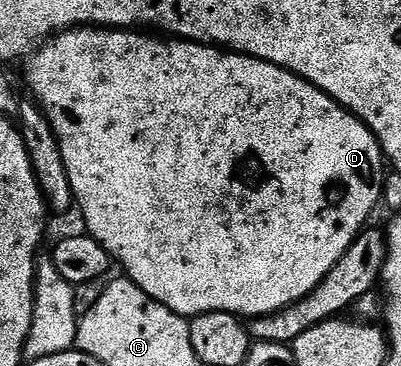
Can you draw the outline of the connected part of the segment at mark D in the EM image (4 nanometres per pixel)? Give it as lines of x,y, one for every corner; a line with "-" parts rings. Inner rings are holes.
84,26
81,28
68,28
67,31
58,33
46,42
39,45
37,51
26,61
27,84
31,87
34,103
38,104
41,111
47,115
49,126
61,146
61,158
65,158
65,170
71,183
71,189
75,195
77,212
83,215
87,223
86,231
111,255
112,261
124,268
126,279
131,280
138,288
145,290
149,298
161,302
169,310
184,318
194,318
206,312
232,312
240,318
256,318
273,315
283,308
290,306
306,296
322,282
327,274
341,261
342,255
349,250
352,243
357,240
359,233
368,227
371,215
375,207
380,207
383,199
383,182
385,177
385,157
383,148
379,145
379,139
361,121
350,112
348,108
342,108
332,96
327,96
320,88
313,86
308,80
303,80
297,74
289,70
279,68
264,60
258,60
252,56
244,56
238,52
216,48
209,44
197,44
194,40
180,40
167,38
163,40
155,34
144,34
139,30
124,30
121,28
100,28
98,26

